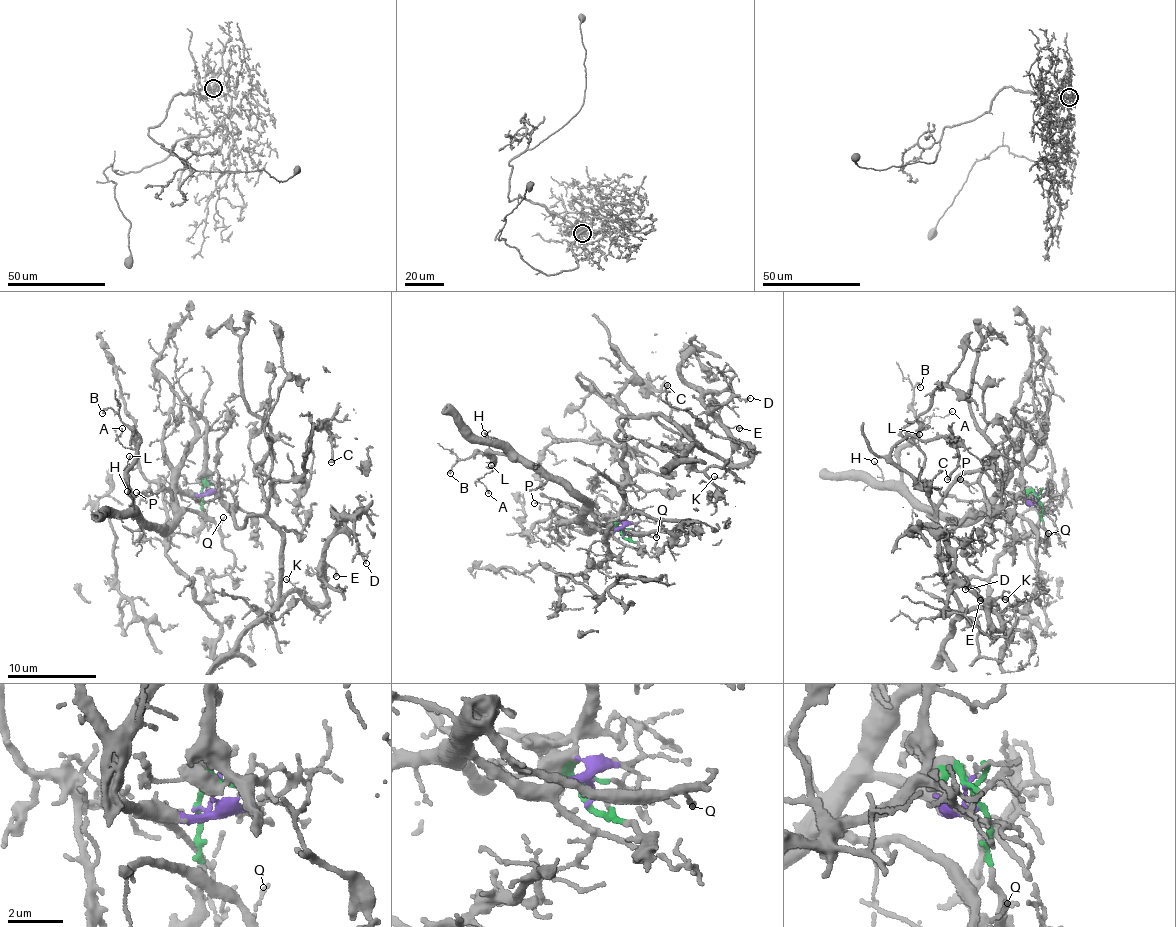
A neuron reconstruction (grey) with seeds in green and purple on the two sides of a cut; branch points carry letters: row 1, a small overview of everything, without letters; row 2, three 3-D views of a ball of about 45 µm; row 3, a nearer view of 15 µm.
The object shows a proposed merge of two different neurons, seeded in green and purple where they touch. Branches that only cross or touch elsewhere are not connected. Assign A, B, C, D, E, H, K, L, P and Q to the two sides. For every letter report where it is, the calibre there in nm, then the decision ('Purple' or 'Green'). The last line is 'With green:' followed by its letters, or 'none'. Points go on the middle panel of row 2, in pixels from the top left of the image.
A: Place: (488, 493). Thickness 90 nm. Purple
B: Place: (450, 473). Thickness 150 nm. Purple
C: Place: (667, 385). Thickness 190 nm. Green
D: Place: (750, 398). Thickness 150 nm. Green
E: Place: (739, 428). Thickness 140 nm. Green
H: Place: (484, 433). Thickness 110 nm. Purple
K: Place: (714, 476). Thickness 110 nm. Green
L: Place: (491, 465). Thickness 70 nm. Purple
P: Place: (534, 503). Thickness 70 nm. Purple
Q: Place: (656, 537). Thickness 70 nm. Purple
With green: C, D, E, K

